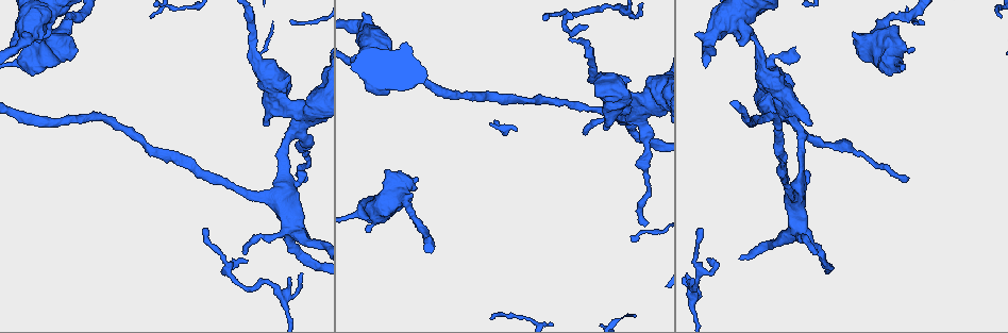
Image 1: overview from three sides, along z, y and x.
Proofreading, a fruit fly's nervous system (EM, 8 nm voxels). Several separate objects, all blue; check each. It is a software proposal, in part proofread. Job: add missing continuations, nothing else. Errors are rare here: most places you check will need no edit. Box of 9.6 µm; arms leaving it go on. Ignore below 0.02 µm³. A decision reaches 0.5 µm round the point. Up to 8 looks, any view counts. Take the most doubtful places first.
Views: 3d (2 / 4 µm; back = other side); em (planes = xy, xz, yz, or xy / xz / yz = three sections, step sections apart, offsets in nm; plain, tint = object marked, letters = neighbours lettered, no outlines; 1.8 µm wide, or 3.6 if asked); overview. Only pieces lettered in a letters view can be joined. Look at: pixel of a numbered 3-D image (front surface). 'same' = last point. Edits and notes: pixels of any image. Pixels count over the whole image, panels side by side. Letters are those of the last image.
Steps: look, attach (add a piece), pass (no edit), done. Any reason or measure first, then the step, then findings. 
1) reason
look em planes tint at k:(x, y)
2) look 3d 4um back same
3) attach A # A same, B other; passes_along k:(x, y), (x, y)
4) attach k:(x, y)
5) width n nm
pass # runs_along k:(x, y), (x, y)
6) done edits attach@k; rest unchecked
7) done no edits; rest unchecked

branch stops here
look 3d 2um at 1:(587, 25)

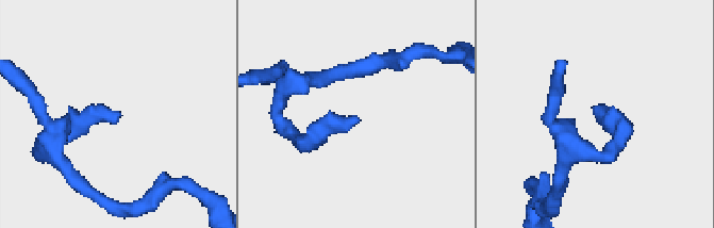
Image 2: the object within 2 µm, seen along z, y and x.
look em yz step 8 letters at 2:(356, 116)

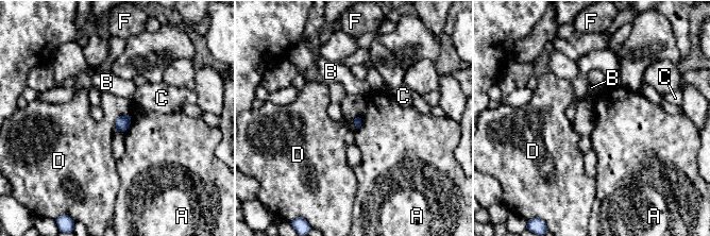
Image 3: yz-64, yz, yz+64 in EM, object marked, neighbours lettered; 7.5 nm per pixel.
look em xy step 4 letters same

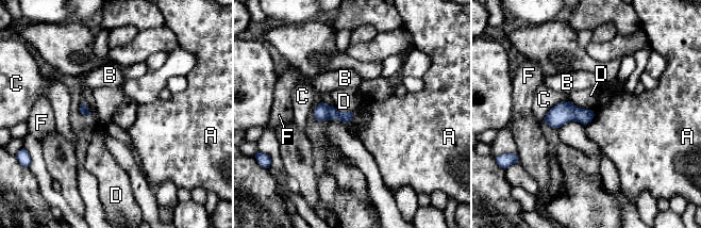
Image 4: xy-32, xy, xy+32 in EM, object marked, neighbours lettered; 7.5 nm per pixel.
pass # A other, B other, C other, D other, F other; border 4:(569, 100), (578, 107), (593, 111); no lettered piece goes on from it

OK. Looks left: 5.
thin end
look em xy step 8 letters at 1:(815, 252)

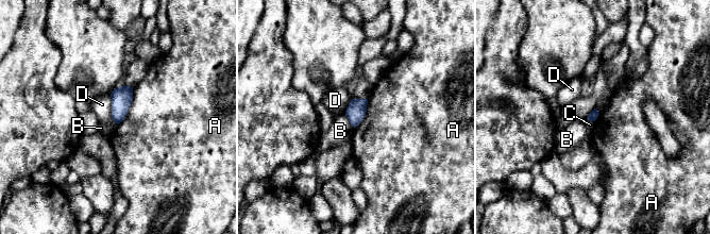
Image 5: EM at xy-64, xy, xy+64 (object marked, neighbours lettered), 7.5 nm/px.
another direction
look em planes letters same

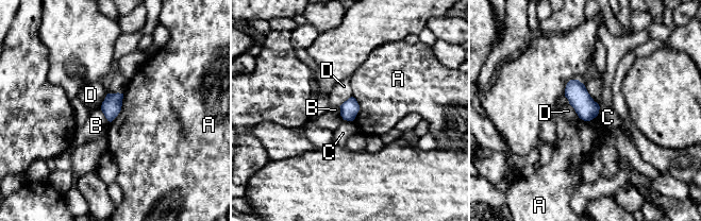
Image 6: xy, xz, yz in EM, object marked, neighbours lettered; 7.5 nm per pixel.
longest_contact A 240 nm
pass # A other, B other, C other, D other; border 6:(123, 94), (121, 109), (111, 122); no lettered piece goes on from it

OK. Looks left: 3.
stops while still wide
look em planes letters at 1:(914, 50)

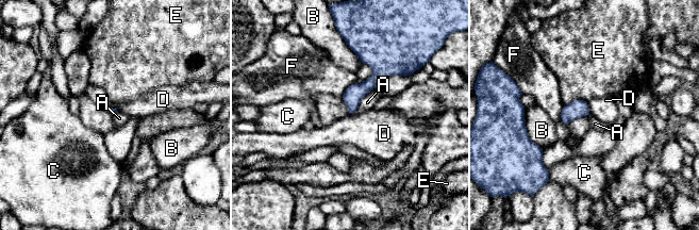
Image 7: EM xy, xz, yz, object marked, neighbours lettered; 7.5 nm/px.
pass # A other, B other, C other, D other, E other, F other; runs_along 7:(355, 49), (376, 77), (351, 110); none of them fits

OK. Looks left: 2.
thick end
look em 3.6um planes tint at 1:(388, 172)

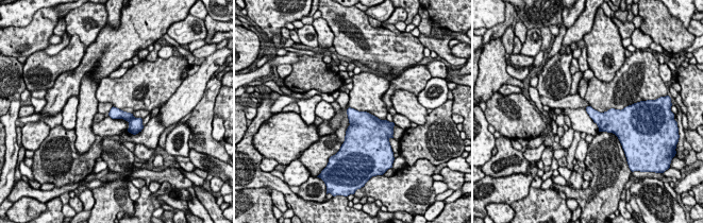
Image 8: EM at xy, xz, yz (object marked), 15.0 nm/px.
see the neighbours
look em 3.6um planes letters same

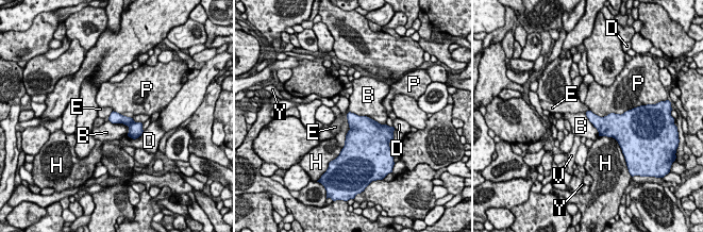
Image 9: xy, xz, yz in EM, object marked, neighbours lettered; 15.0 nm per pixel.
pass # B other, D other, E other, H other, P other, V other, Y other; border 9:(109, 119), (124, 123), (128, 135); no lettered piece goes on from it

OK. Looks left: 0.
done no edits; rest unchecked

